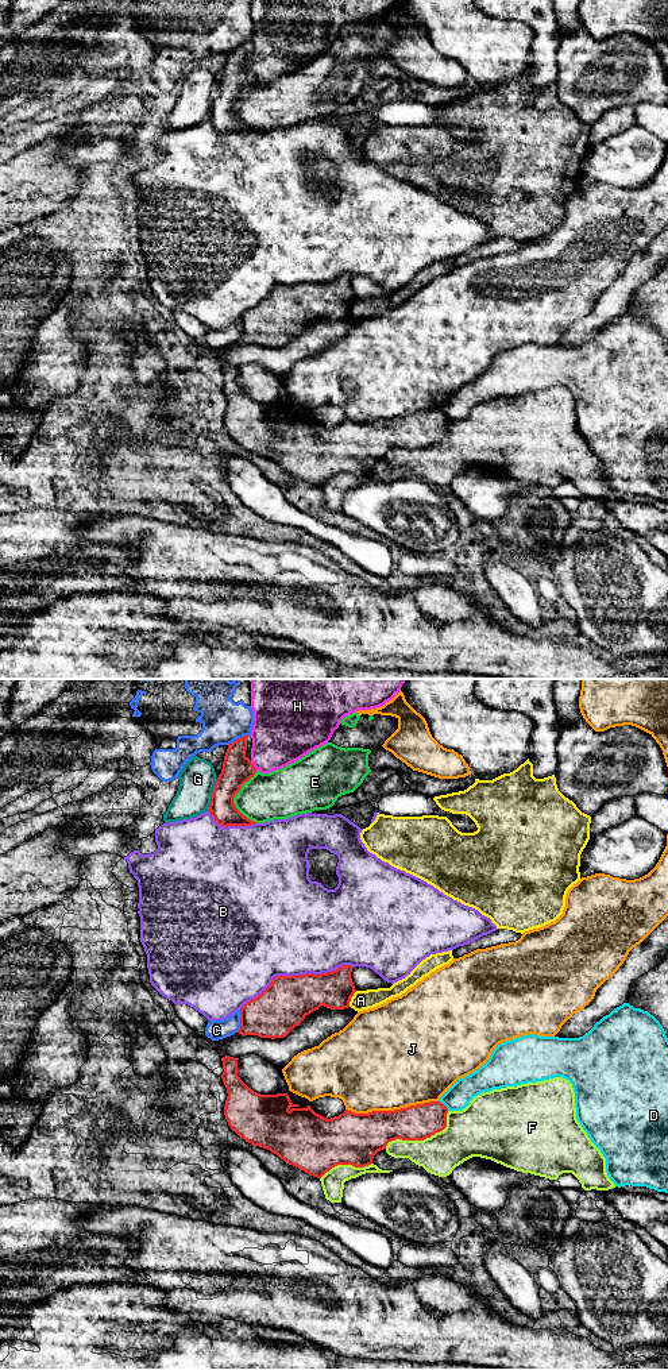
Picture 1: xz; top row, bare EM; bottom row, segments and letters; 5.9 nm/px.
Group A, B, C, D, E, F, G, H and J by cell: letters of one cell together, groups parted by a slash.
A / B / C G / D / E / F / H / J

